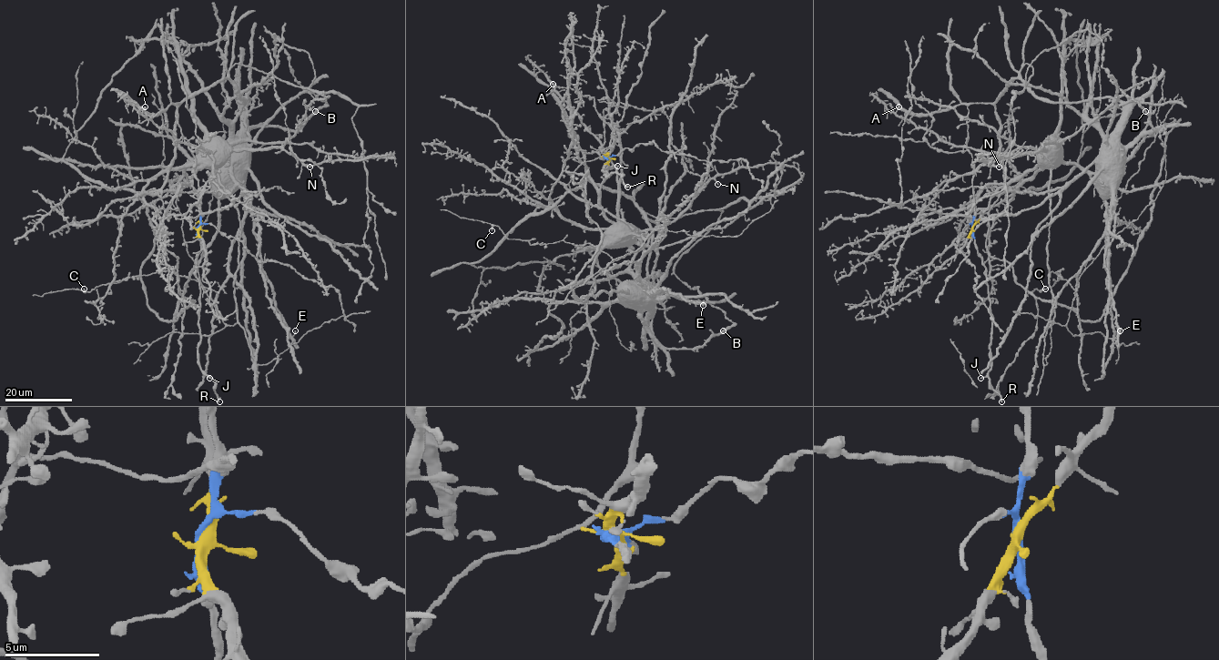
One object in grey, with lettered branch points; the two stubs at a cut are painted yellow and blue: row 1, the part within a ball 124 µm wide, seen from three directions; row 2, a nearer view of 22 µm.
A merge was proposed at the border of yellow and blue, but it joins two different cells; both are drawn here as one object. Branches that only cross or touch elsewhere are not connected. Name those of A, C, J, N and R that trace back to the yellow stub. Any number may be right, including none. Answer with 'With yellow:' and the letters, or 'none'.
With yellow: A, C, N

